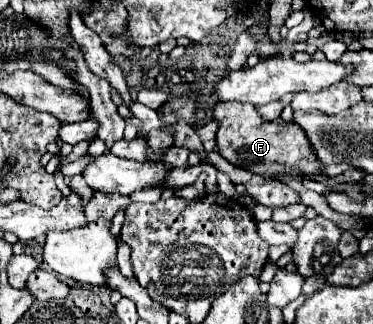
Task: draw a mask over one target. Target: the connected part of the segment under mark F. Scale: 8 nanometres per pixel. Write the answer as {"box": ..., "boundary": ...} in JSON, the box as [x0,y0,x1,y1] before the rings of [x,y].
{"box":[213,102,321,178],"boundary":[[[219,102],[215,104],[213,114],[219,120],[217,150],[231,164],[269,178],[277,174],[291,174],[293,178],[321,174],[321,162],[317,160],[317,156],[313,156],[313,146],[309,144],[305,132],[297,128],[297,124],[285,122],[281,118],[261,120],[261,114],[253,104],[239,102]]]}

